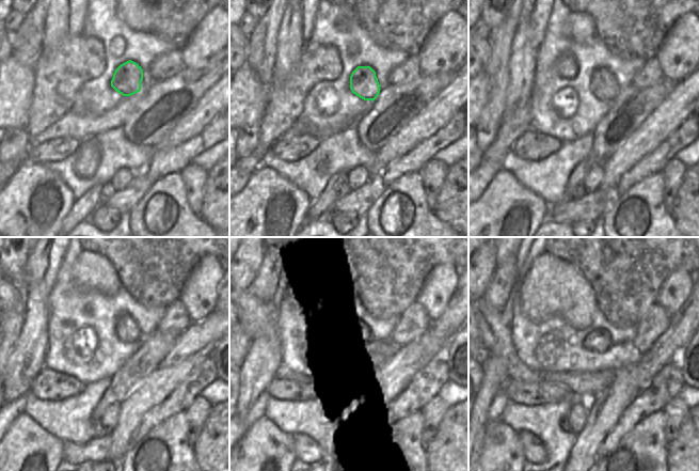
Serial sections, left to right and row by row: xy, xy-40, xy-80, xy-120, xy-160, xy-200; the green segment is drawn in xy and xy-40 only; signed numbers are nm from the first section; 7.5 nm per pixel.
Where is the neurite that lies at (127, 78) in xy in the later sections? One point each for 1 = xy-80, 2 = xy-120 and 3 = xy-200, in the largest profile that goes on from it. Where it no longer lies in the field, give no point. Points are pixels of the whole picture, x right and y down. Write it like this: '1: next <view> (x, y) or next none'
1: next xy-80 (604, 85)
2: next xy-120 (126, 329)
3: next xy-200 (599, 341)

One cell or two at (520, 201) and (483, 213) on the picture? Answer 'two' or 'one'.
one

